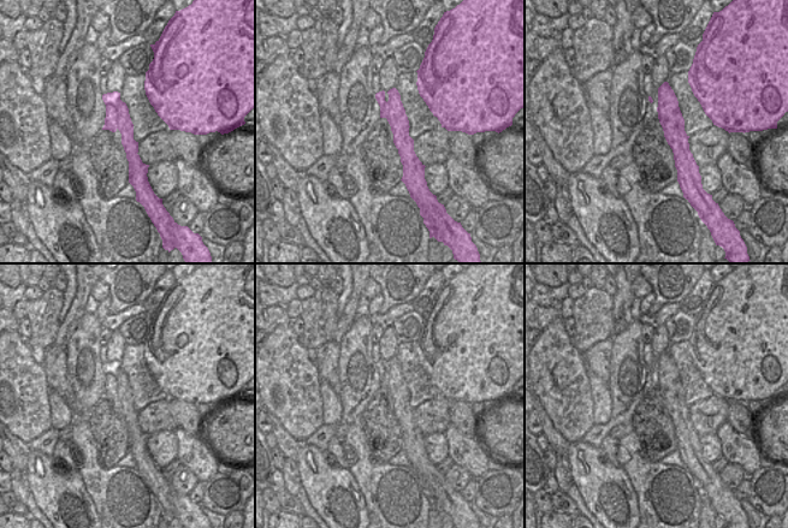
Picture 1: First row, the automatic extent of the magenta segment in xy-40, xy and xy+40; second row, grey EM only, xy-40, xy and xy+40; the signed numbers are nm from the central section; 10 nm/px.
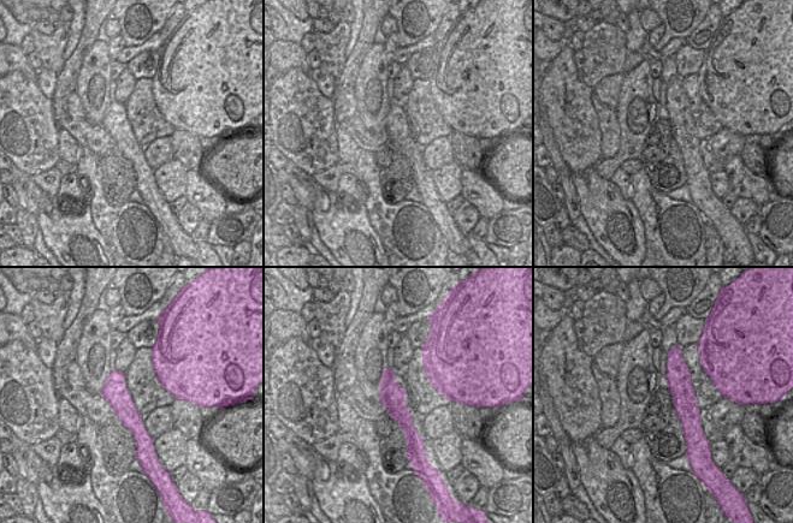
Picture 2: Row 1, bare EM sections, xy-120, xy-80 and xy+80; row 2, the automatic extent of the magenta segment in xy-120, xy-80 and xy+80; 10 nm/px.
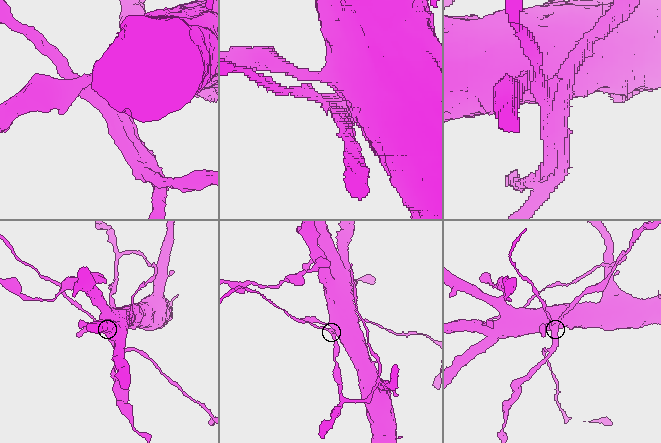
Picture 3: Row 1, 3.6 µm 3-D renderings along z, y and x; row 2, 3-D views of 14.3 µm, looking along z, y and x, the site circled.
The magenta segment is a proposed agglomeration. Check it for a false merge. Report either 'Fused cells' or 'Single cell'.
Fused cells

